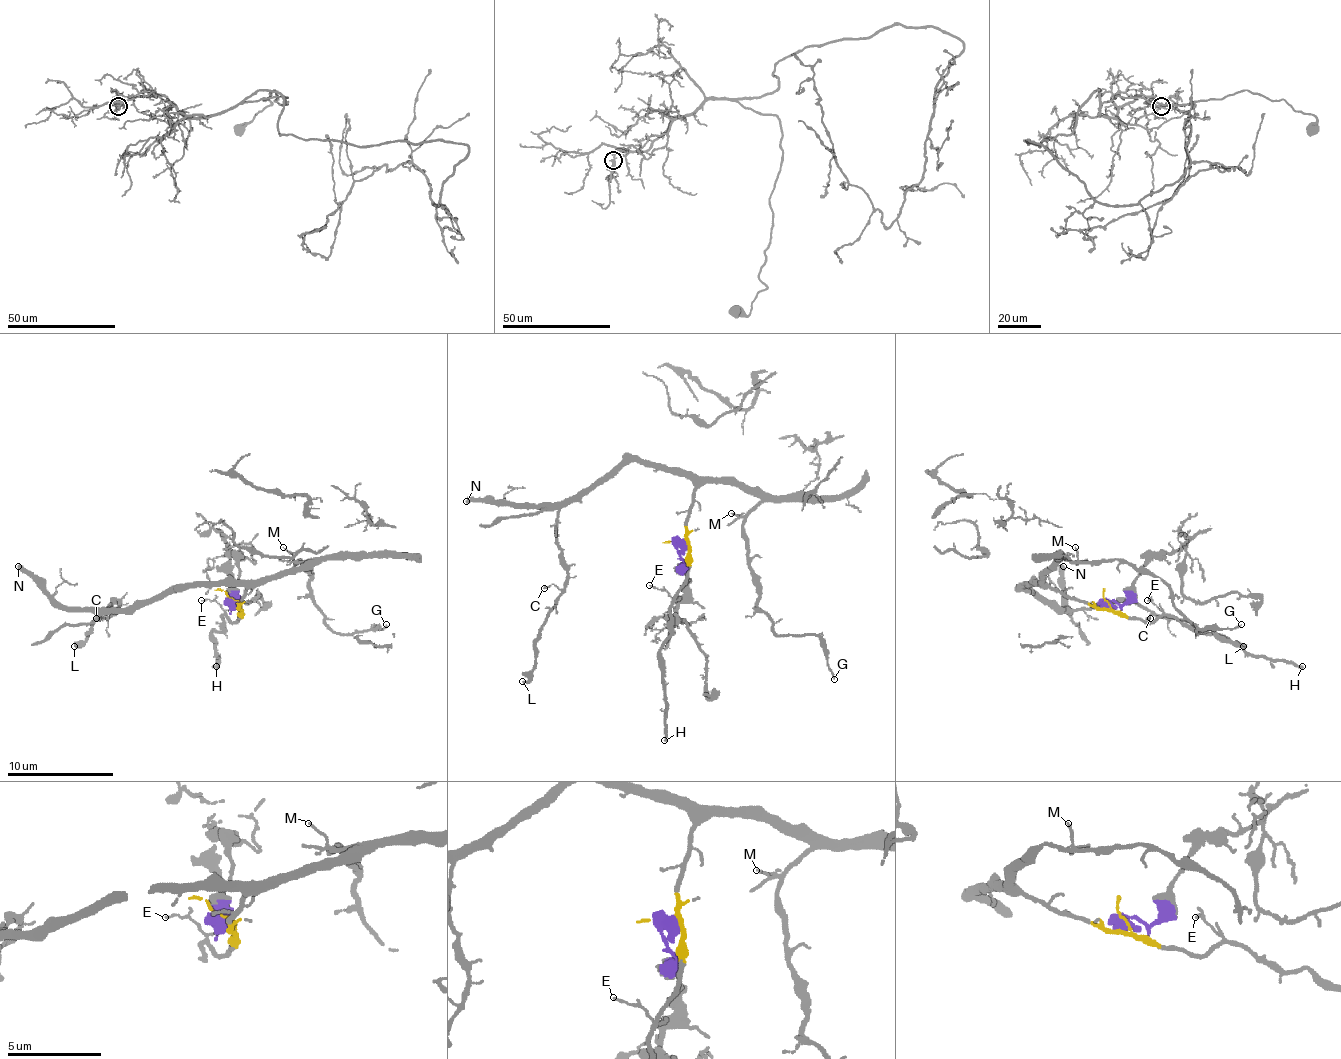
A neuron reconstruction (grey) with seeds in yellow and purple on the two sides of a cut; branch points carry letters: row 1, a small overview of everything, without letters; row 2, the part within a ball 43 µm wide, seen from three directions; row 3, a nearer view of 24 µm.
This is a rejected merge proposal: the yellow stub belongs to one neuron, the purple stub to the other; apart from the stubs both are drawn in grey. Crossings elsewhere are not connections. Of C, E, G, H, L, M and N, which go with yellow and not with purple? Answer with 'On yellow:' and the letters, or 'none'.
On yellow: C, E, G, H, L, M, N

